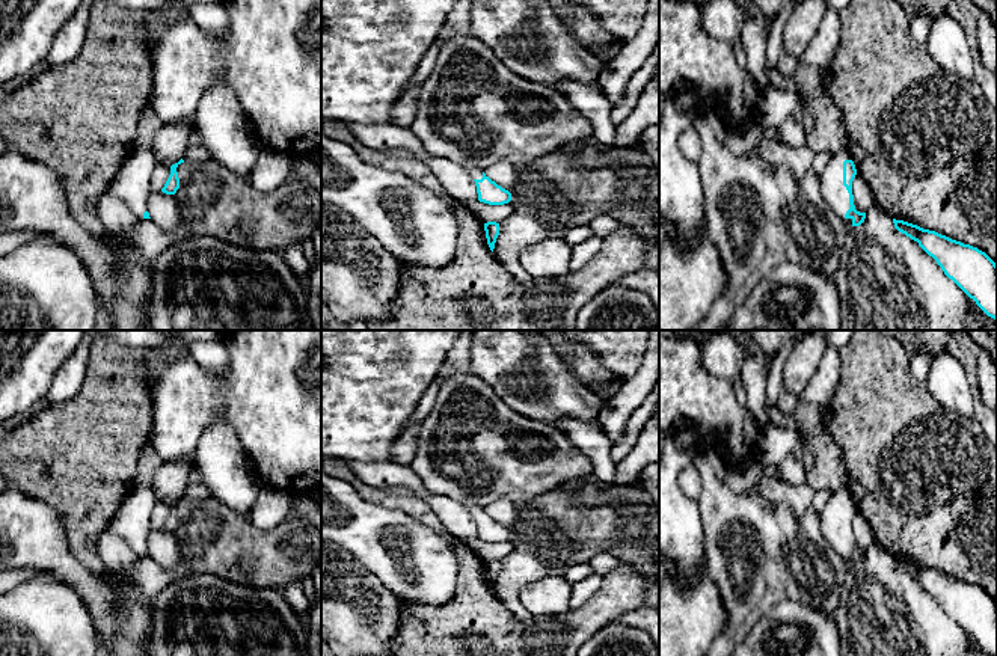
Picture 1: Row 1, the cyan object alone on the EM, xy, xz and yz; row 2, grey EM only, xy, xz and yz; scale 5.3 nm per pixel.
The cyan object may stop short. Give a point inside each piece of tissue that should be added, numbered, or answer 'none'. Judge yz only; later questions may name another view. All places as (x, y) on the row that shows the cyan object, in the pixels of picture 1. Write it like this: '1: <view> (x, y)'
1: yz (833, 190)

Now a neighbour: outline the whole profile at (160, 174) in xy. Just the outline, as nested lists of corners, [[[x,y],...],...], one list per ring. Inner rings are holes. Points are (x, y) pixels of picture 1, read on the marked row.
[[[155,164],[155,167],[151,173],[151,181],[149,181],[151,190],[160,192],[164,187],[169,175],[170,175],[170,167]]]

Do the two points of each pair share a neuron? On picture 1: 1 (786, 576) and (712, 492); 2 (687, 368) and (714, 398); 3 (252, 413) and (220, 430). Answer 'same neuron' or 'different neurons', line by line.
1: same neuron
2: same neuron
3: different neurons

